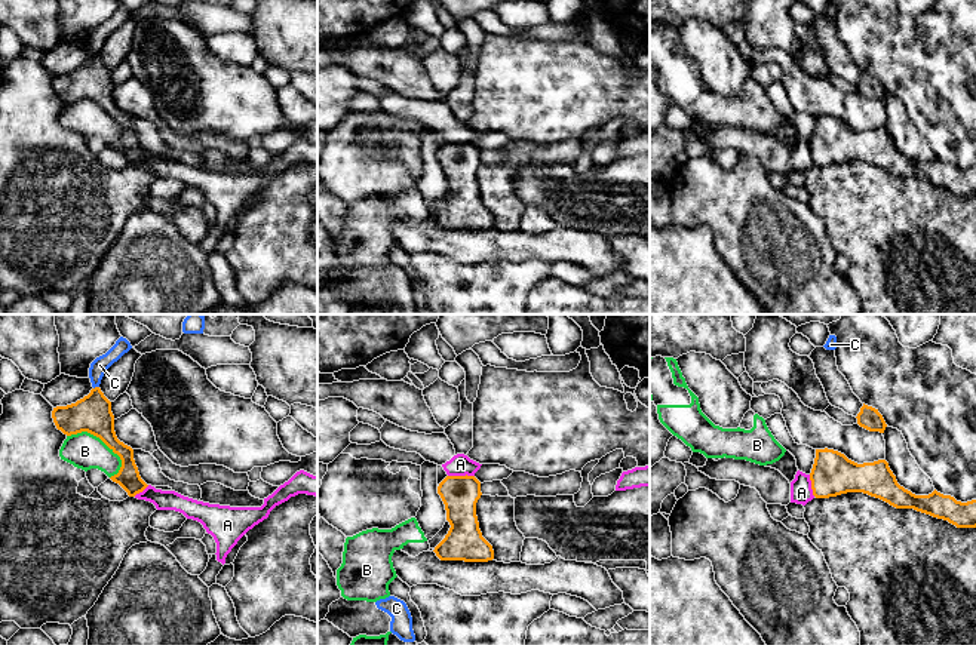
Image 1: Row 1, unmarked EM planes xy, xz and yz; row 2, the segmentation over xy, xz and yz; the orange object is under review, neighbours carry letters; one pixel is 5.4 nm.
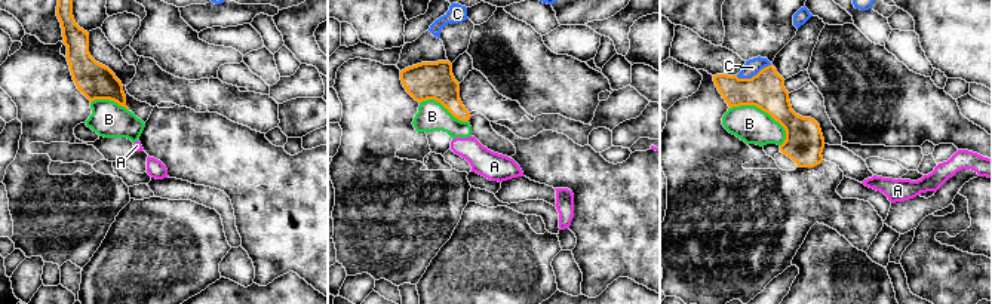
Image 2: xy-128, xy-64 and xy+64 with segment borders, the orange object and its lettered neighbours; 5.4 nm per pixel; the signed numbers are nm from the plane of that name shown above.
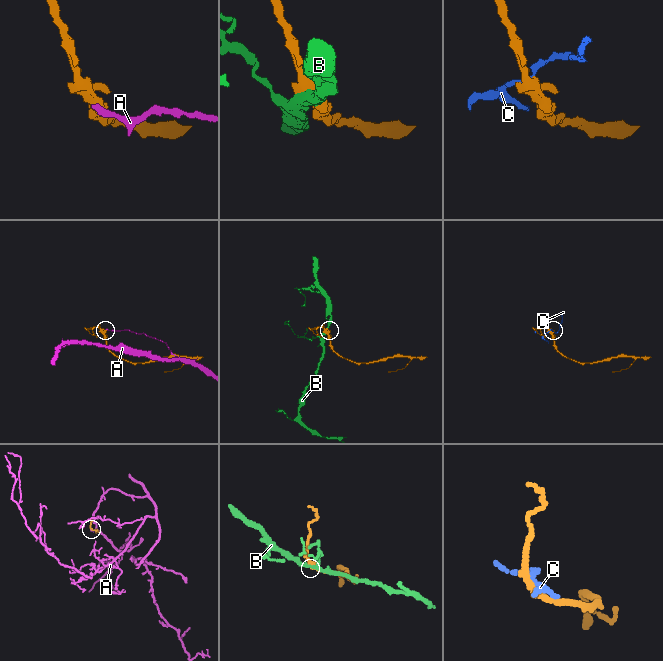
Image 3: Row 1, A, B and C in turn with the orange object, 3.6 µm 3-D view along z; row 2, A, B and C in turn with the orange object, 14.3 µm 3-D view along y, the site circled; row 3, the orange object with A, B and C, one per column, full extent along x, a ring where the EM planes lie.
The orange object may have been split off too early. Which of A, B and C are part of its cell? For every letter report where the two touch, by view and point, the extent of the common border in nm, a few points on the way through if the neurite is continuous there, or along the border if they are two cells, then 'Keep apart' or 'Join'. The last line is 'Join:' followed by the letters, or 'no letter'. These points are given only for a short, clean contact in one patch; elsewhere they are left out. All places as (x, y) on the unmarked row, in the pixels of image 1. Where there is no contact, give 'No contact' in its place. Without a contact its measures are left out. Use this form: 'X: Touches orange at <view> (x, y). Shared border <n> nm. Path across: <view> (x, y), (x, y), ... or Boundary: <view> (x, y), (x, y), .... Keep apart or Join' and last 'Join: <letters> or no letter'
A: Touches orange at xz (460, 144). Shared border 140 nm. Boundary: xz (473, 143), (448, 144). Keep apart
B: Touches orange at xy (101, 107). Shared border 360 nm. Keep apart
C: Touches orange at xy (95, 55). Shared border 40 nm. Boundary: xy (98, 54), (94, 57). Keep apart
Join: no letter

